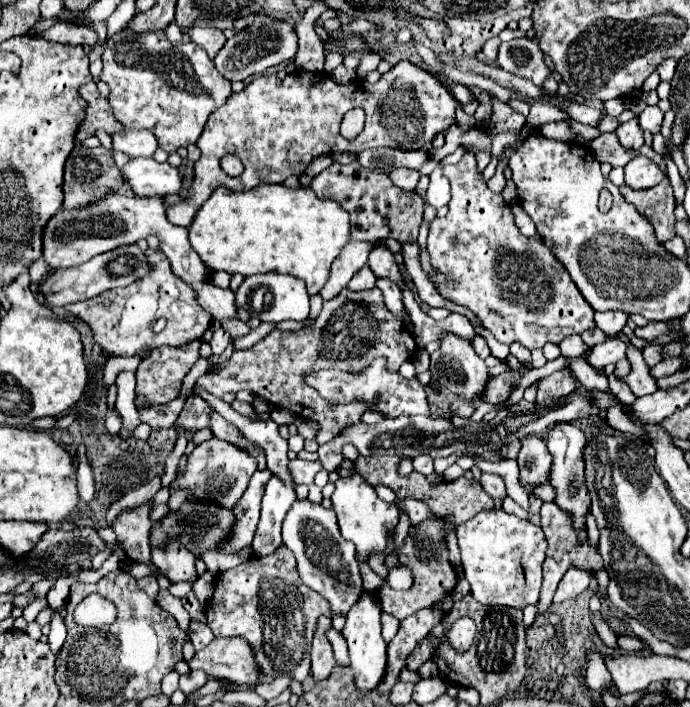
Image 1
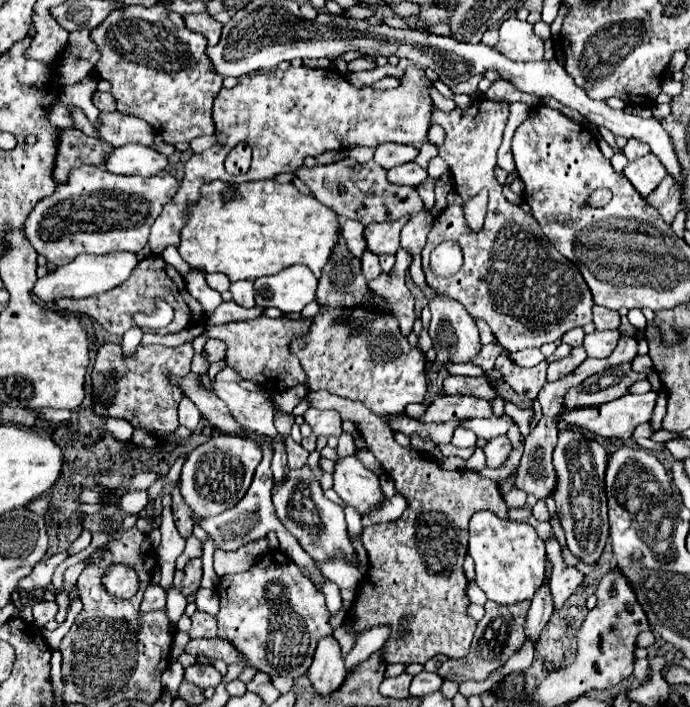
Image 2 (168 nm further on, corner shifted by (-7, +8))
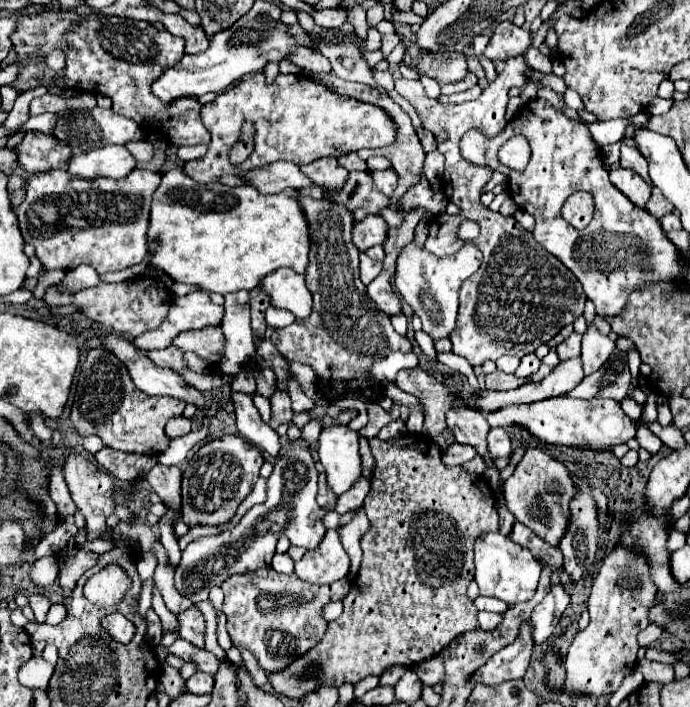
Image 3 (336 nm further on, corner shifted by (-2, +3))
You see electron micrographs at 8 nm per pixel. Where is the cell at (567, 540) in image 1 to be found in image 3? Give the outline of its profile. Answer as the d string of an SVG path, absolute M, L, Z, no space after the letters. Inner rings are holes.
M522 625L522 635L518 635L518 641L514 645L508 645L506 649L494 653L472 677L472 685L500 685L504 681L522 679L530 657L534 651L534 643L530 643L530 625Z

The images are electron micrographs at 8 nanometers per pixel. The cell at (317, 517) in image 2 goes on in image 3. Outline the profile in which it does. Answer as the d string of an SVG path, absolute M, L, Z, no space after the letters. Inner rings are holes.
M296 425L288 427L290 449L282 459L274 463L274 473L268 477L268 501L250 507L244 517L226 531L212 537L200 537L182 551L182 559L176 567L174 577L174 585L180 595L188 597L194 603L206 601L208 591L216 585L220 587L228 577L236 573L250 573L270 565L280 533L284 533L292 545L300 545L306 549L318 547L318 541L322 541L322 533L326 533L322 525L324 511L316 503L318 471L314 467L310 449L304 447L300 441L300 433L302 431Z

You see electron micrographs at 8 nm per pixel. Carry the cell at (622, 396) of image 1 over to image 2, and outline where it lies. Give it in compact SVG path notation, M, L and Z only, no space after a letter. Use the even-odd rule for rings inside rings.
M648 354L646 355L637 355L632 361L631 361L631 369L634 372L640 373L650 373L653 371L653 363Z

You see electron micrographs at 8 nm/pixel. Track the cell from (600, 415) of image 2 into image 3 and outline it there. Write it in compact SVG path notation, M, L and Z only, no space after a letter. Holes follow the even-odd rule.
M554 397L554 401L538 401L528 405L512 405L502 407L498 411L488 413L490 427L522 427L532 437L544 443L554 445L610 445L610 451L620 445L628 443L636 435L636 421L632 421L620 409L620 403L614 399L572 399L572 397Z

